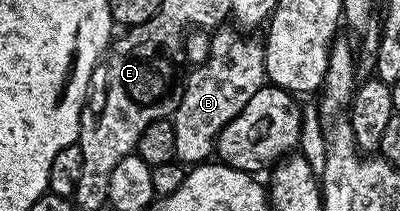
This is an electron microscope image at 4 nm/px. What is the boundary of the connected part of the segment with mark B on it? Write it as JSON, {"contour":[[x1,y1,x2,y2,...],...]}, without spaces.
{"contour":[[220,27,212,35,211,49,209,50,207,61,192,67,190,69,191,73,188,71,185,76,183,97,173,117,175,126,175,160,184,166,204,163,210,157,207,155,210,152,212,155,216,151,219,131,233,118,237,118,237,114,241,114,241,110,249,102,249,98,253,98,253,94,257,94,257,90,264,87,267,80,267,71,263,65,262,43,258,39,255,41,251,37,254,35,244,34,234,27,231,27,232,29,227,27]]}

